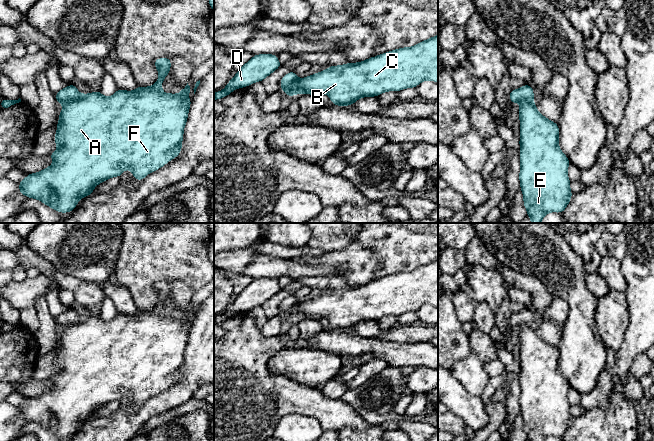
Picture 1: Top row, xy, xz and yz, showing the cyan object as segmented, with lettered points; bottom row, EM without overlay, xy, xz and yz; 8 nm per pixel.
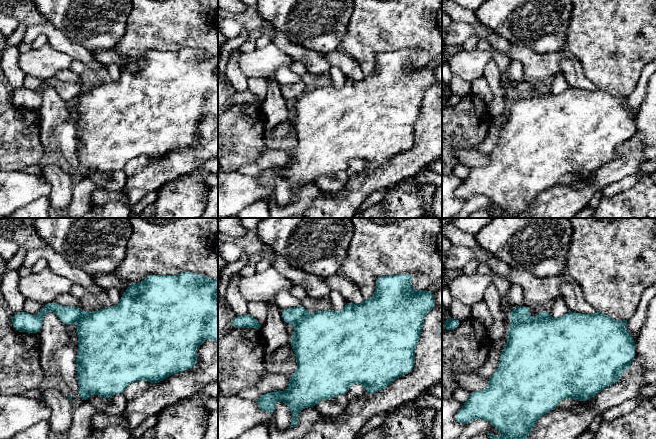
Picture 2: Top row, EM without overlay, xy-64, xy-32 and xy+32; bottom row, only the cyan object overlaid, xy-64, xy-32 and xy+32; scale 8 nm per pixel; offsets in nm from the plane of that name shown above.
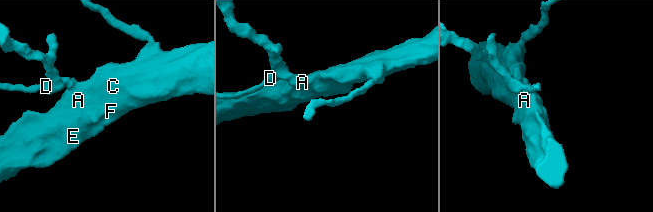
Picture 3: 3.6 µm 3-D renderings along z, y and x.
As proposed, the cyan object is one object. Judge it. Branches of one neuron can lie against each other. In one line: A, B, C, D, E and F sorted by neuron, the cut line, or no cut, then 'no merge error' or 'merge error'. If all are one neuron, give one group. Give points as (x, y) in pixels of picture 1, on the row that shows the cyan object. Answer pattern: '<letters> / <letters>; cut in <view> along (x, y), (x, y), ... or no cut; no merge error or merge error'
A B C E F / D; cut in xz along (298, 79), (295, 89), (287, 95); merge error

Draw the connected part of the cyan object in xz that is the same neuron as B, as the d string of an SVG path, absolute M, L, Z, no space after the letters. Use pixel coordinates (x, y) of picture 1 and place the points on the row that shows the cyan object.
M438 34L412 47L394 49L361 62L329 66L321 72L300 78L295 84L295 91L287 97L296 94L320 97L327 94L335 106L347 107L363 97L377 97L389 91L416 88L426 80L438 82Z

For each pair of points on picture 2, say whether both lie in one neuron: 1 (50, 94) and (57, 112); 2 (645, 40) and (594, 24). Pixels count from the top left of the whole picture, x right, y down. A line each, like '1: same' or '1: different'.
1: same
2: same

